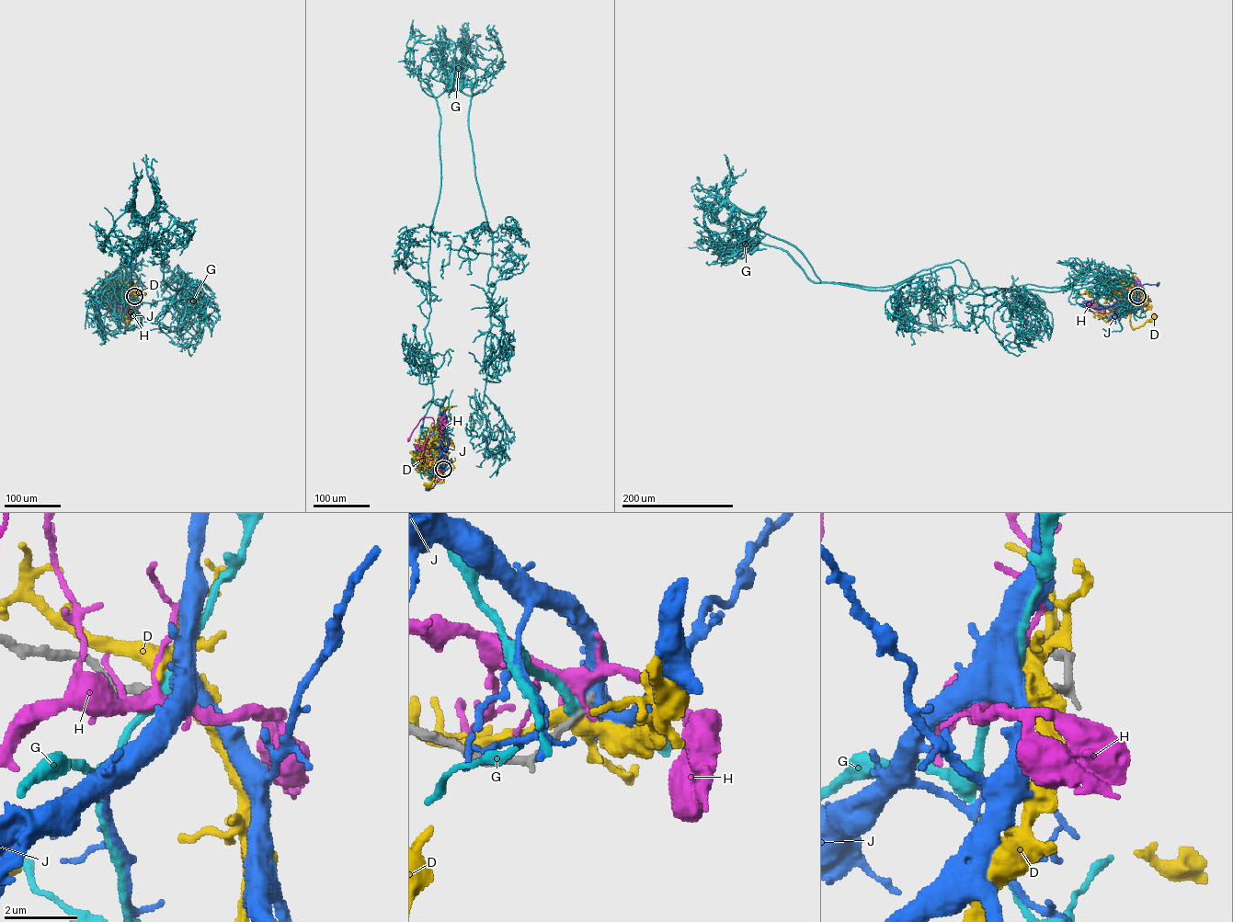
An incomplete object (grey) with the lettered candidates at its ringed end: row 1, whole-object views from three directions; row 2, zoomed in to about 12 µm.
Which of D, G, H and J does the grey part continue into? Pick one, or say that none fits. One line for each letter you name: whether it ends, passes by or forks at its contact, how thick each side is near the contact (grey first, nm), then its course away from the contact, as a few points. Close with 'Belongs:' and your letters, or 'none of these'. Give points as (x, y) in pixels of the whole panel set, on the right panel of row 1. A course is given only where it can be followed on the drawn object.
Belongs: none of these

